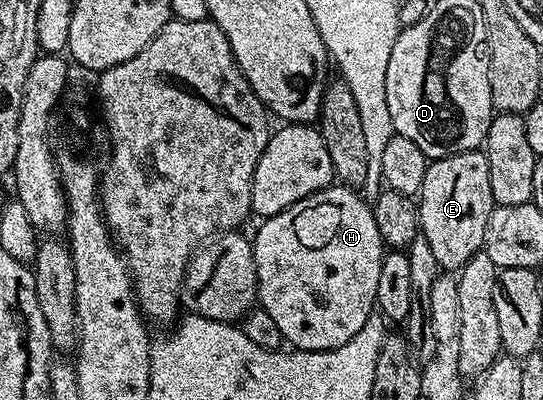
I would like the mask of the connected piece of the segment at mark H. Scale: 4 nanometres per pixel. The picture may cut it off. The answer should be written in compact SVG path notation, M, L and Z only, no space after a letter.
M330 185L319 193L307 197L295 205L291 205L283 213L268 216L262 222L265 224L258 229L257 236L252 236L253 260L257 266L257 298L259 307L271 315L271 319L279 327L282 340L290 348L298 351L330 351L331 349L339 349L339 345L347 345L347 341L351 341L351 337L355 337L355 333L359 333L359 329L363 329L367 317L374 314L377 305L377 290L379 289L379 269L382 261L385 260L387 248L381 241L379 225L375 225L372 206L368 202L364 203L364 201L366 202L352 187Z

